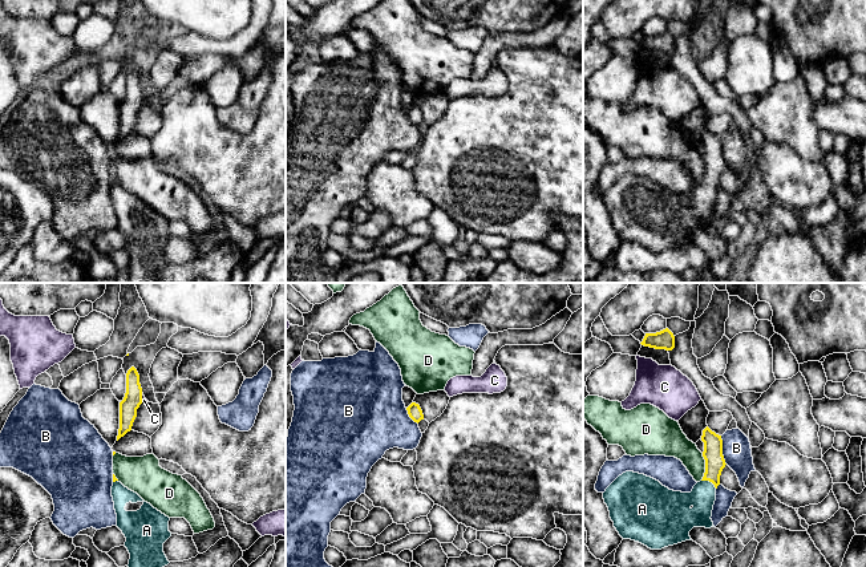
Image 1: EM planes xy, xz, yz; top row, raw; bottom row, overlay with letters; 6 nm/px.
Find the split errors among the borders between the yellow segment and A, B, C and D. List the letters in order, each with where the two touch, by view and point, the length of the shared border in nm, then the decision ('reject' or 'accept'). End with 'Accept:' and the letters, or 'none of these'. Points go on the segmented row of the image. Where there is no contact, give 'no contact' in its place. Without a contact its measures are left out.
A: contact yz (709, 481); length 110 nm; accept
B: contact yz (721, 450); length 180 nm; reject
C: contact xy (141, 397); length 60 nm; reject
D: contact yz (705, 466); length 170 nm; reject
Accept: A

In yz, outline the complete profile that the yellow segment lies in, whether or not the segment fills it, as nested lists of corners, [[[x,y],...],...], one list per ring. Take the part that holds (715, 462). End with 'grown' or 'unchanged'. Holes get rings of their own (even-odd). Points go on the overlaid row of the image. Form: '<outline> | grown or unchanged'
[[[707,426],[703,430],[701,441],[704,442],[705,473],[691,493],[669,490],[659,481],[634,471],[623,473],[606,489],[603,493],[604,503],[608,507],[614,527],[623,539],[639,542],[651,550],[661,550],[692,540],[689,531],[693,527],[715,527],[711,517],[716,501],[716,489],[727,463],[723,455],[721,436]]] | grown

